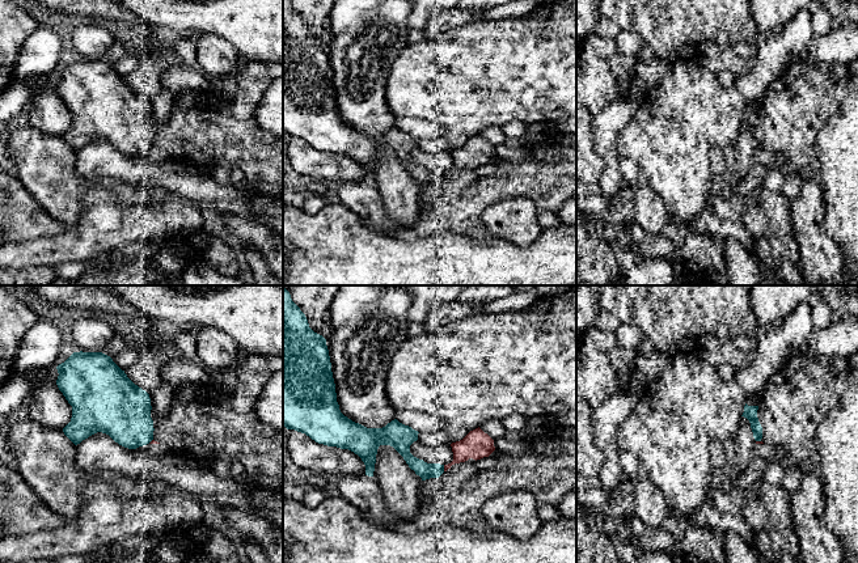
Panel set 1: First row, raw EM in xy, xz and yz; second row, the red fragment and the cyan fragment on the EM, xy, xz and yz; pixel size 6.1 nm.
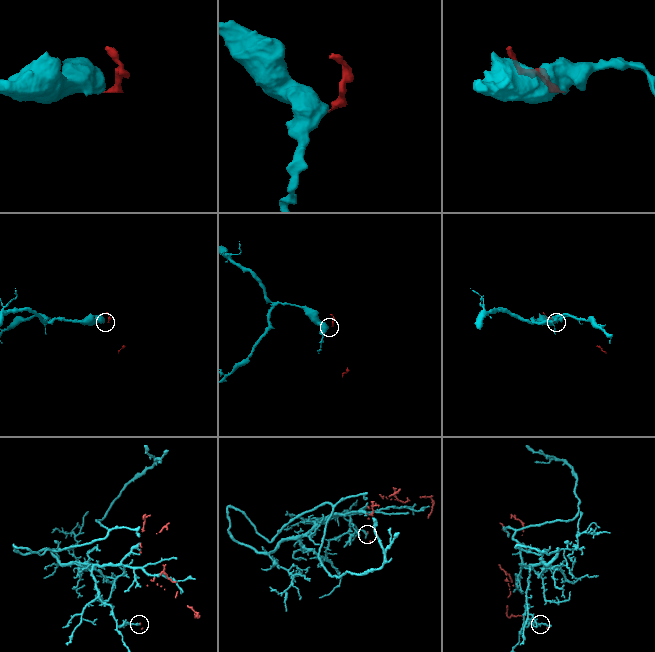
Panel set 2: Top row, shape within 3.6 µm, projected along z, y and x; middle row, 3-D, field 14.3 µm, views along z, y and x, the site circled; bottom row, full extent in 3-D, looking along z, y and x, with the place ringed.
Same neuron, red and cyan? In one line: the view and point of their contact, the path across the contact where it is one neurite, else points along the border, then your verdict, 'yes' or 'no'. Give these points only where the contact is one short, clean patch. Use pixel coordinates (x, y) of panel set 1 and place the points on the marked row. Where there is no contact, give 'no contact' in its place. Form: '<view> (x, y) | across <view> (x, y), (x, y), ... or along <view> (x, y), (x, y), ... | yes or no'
xz (444, 468) | no

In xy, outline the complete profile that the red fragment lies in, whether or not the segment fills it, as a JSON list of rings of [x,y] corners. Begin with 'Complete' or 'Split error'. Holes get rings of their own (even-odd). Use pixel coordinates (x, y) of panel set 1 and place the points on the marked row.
Split error. [[[152,440],[149,444],[145,445],[144,453],[156,458],[162,458],[168,453],[172,453],[172,450],[166,445]]]

